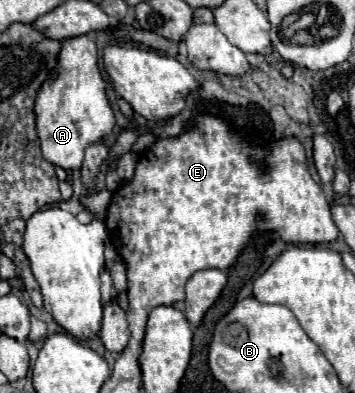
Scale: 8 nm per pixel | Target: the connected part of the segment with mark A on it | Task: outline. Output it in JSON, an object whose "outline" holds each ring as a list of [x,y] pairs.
{"outline":[[[88,35],[62,41],[56,77],[48,78],[41,86],[34,103],[36,131],[42,155],[62,169],[80,169],[84,147],[100,141],[114,127],[114,113],[106,99],[106,83],[98,69],[96,43]]]}

